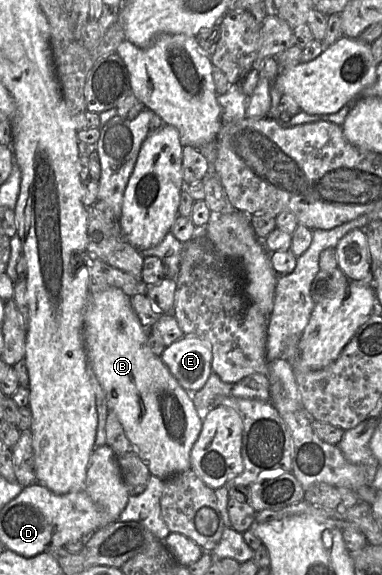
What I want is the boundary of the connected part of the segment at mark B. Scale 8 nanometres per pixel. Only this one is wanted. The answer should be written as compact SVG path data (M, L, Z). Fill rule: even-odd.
M110 287L101 292L90 294L84 314L84 340L88 361L93 366L93 370L96 373L103 389L105 390L108 409L113 411L119 418L127 438L136 449L139 457L147 465L151 475L165 480L175 474L179 474L191 469L190 452L192 446L194 445L200 434L203 420L200 418L197 409L192 401L192 393L189 393L180 386L178 381L169 371L168 367L161 360L160 355L156 355L153 353L149 346L149 337L149 329L141 323L139 317L134 311L131 304L131 297L126 295L120 288Z

